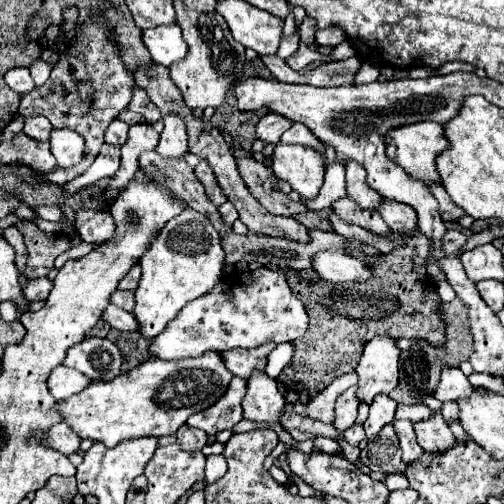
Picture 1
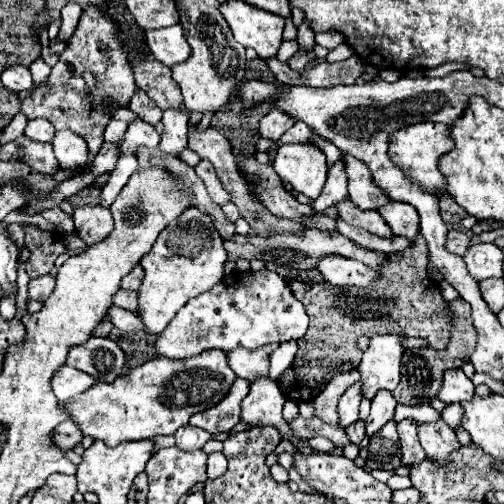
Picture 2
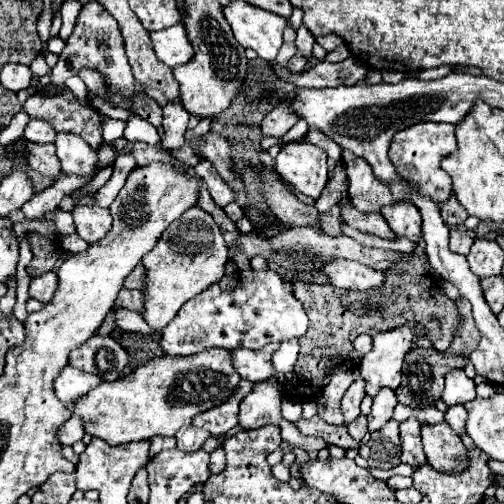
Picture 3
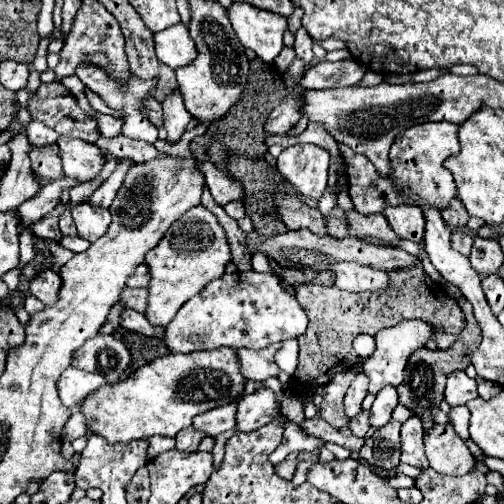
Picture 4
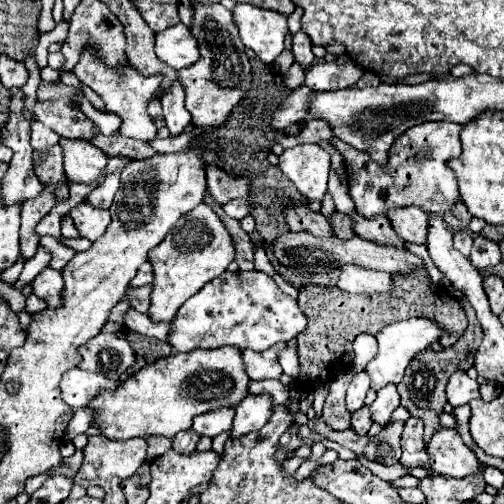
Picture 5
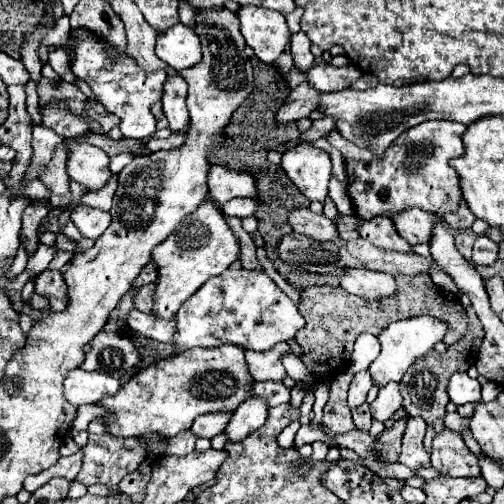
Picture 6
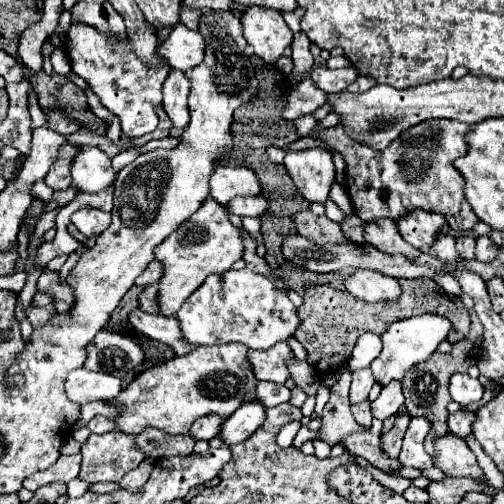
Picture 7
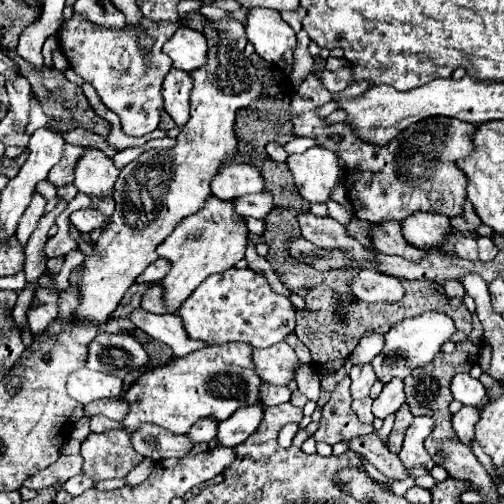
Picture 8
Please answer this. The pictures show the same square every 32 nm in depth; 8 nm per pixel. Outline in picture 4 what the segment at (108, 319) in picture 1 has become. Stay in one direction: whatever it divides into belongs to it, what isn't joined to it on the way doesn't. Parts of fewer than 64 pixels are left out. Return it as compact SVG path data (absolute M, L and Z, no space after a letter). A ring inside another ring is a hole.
M122 310L120 326L130 330L130 332L144 334L144 336L158 336L158 338L164 336L164 328L150 328L148 320L144 320L144 314L132 312L132 310Z

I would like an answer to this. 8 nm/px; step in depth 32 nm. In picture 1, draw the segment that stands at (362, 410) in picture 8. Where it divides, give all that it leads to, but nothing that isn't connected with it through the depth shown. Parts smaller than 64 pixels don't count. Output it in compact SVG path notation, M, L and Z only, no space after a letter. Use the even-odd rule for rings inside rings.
M354 424L354 426L350 426L342 436L344 436L344 440L346 440L350 446L358 446L358 444L364 440L364 428L362 428L360 424Z

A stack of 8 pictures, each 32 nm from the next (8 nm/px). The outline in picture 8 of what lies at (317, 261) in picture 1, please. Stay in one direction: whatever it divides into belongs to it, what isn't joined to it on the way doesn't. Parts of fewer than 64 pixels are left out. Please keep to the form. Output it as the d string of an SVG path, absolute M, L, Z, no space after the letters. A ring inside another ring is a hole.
M364 268L352 278L350 290L364 302L394 302L404 294L402 284L394 276L384 276L372 268Z

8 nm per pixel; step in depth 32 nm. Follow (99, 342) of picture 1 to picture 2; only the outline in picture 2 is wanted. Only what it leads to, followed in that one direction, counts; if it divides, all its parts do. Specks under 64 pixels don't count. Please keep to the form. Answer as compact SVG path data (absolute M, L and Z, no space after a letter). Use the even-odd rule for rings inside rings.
M96 336L80 346L74 346L66 358L68 366L104 382L112 382L116 376L120 376L124 362L124 352L114 340Z

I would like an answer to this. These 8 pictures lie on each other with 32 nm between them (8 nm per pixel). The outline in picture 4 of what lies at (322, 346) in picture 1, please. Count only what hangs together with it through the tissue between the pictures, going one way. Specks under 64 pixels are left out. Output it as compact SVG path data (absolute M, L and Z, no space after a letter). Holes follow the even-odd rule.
M420 262L410 264L406 268L392 270L392 272L388 272L388 278L390 280L388 280L386 290L358 292L358 294L344 292L344 290L338 290L338 288L332 288L332 286L316 286L316 284L296 284L294 286L296 300L302 304L304 312L308 314L310 324L308 324L306 334L298 338L298 342L300 342L300 362L298 362L298 368L296 368L294 376L292 376L292 382L288 382L288 390L292 394L296 394L296 396L314 396L316 390L326 386L326 382L332 378L334 368L336 370L348 370L348 354L352 354L352 342L354 342L354 338L358 334L374 336L376 332L380 332L384 328L390 328L390 326L396 326L402 320L424 320L434 330L432 340L436 342L438 350L446 350L456 340L456 336L460 334L460 328L464 328L464 314L460 312L456 300L446 294L444 286L434 284L430 280L430 276L424 272Z

